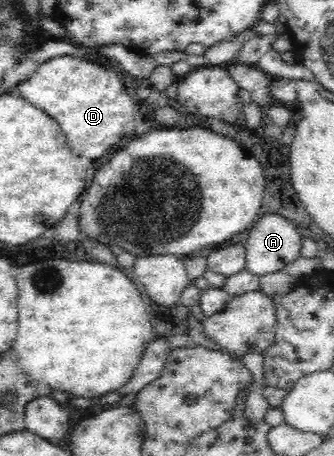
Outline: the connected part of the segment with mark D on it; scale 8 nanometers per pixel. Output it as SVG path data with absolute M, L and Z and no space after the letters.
M71 55L49 59L42 63L29 79L18 85L19 95L57 121L69 141L69 147L79 157L87 159L101 159L115 143L121 141L121 137L127 137L136 105L129 95L123 93L123 89L122 75L112 68Z

